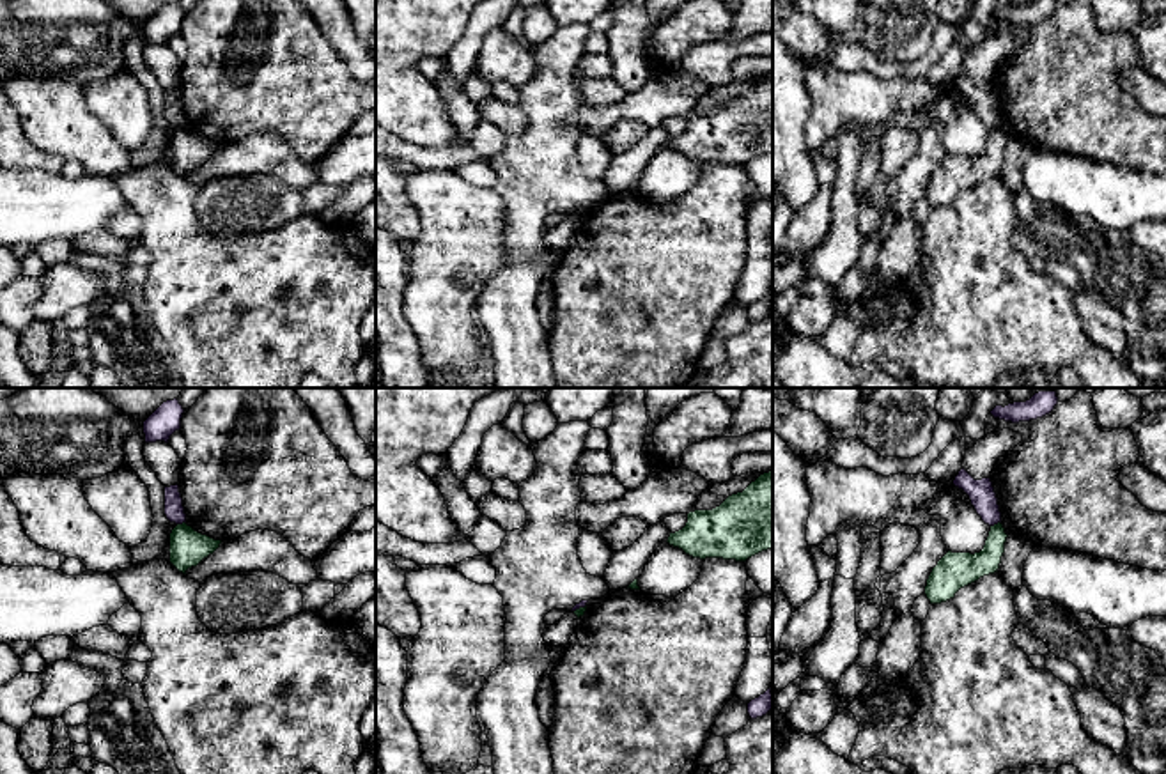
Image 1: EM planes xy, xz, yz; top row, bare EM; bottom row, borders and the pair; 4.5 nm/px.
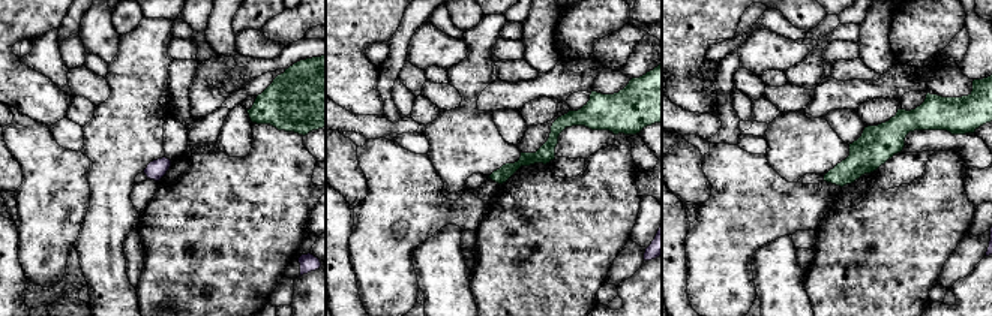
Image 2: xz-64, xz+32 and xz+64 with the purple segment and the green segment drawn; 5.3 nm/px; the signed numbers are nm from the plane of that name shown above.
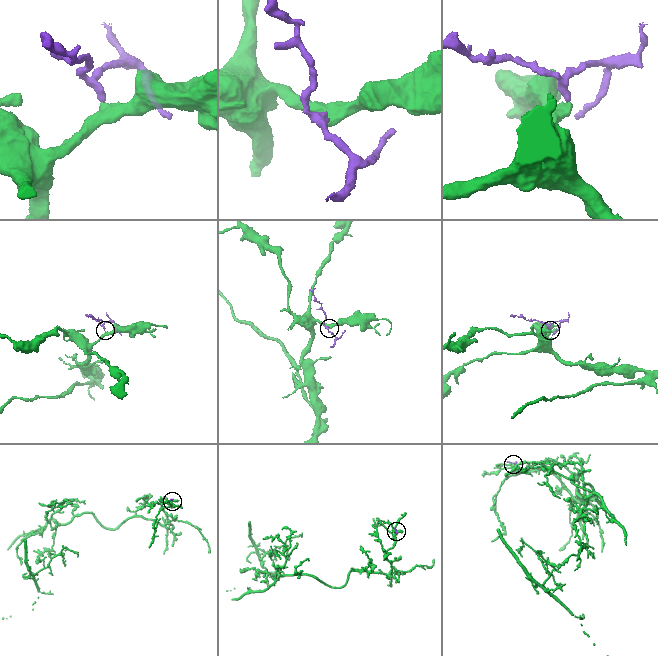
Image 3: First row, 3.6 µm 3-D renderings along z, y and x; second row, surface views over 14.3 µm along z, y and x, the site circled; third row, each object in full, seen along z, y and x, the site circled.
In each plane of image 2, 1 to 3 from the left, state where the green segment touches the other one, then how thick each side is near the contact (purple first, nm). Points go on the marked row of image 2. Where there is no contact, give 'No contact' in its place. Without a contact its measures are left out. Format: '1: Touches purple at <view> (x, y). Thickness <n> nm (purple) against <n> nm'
1: No contact
2: No contact
3: No contact

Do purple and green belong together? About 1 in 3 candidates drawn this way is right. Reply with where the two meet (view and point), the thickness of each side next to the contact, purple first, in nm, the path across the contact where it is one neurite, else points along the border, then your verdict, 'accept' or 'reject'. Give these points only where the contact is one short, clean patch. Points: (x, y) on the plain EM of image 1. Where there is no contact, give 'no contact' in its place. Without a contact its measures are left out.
meets purple in yz at (994, 126); 120 nm thick on the purple side, 140 nm on the other; border along yz (1000, 124), (991, 130); reject

